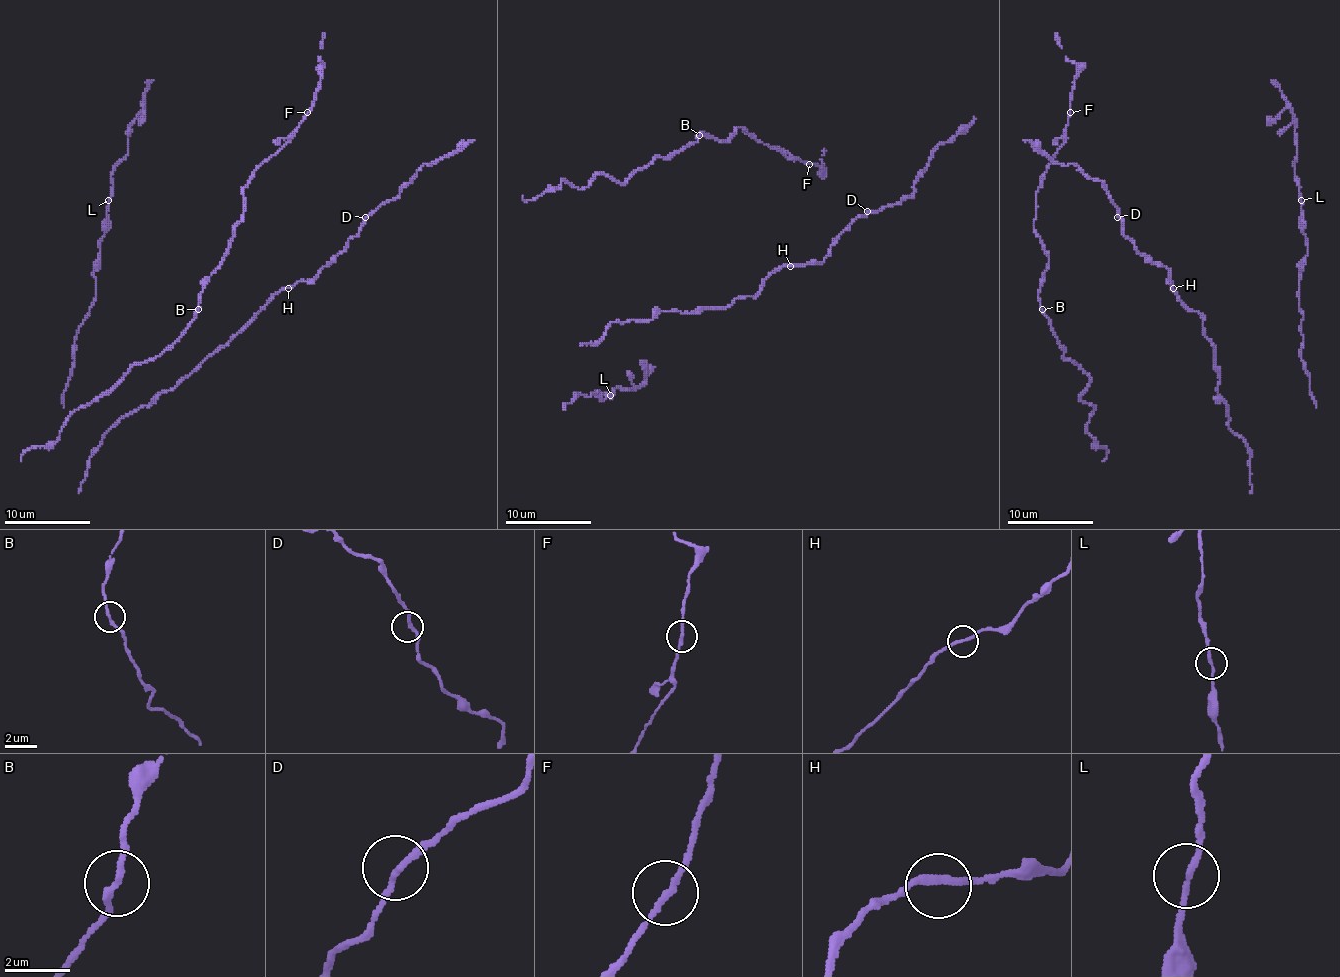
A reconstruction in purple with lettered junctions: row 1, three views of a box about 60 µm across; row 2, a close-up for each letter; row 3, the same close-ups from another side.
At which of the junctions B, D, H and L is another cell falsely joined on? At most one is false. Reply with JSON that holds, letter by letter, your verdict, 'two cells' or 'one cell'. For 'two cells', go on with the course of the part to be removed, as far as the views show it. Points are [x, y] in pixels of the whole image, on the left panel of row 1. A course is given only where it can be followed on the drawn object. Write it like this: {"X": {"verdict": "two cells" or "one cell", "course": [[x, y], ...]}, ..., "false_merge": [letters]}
{"B": {"verdict": "one cell"}, "D": {"verdict": "one cell"}, "H": {"verdict": "one cell"}, "L": {"verdict": "one cell"}, "false_merge": []}

